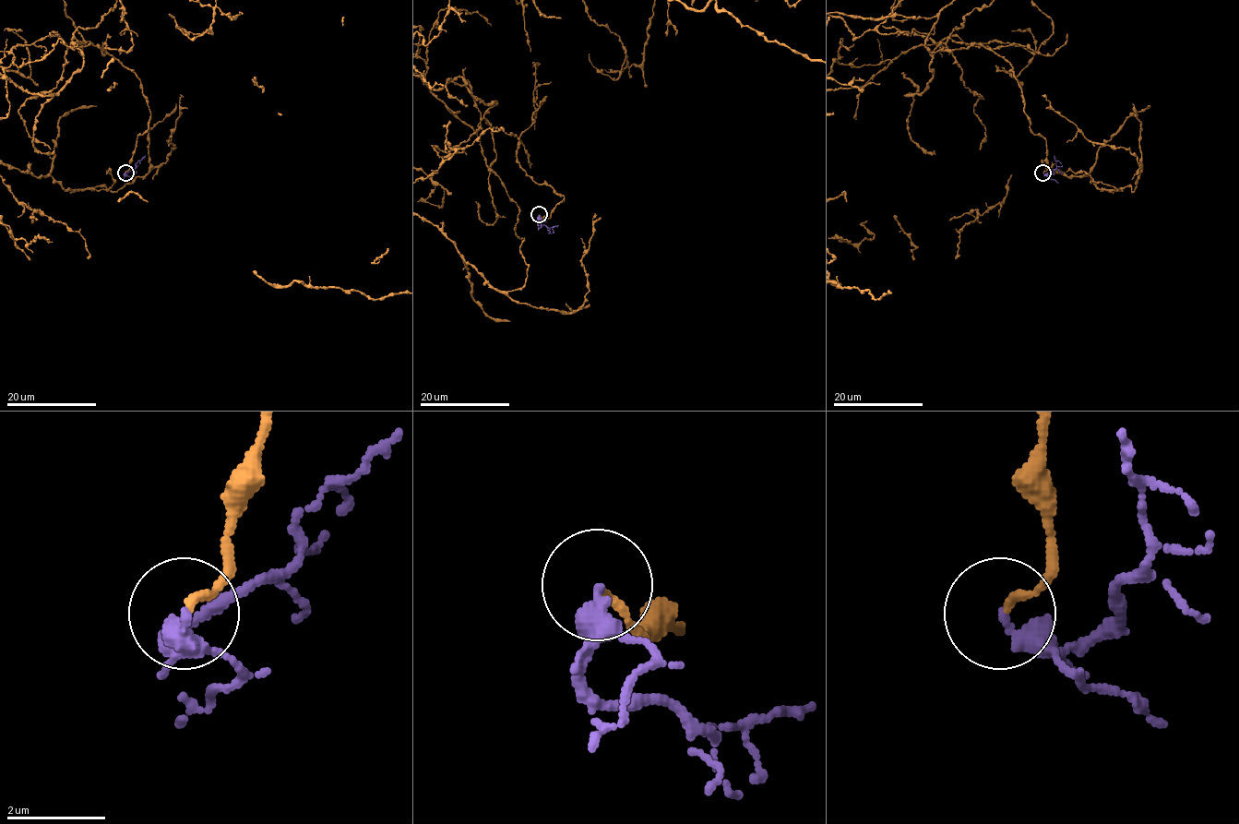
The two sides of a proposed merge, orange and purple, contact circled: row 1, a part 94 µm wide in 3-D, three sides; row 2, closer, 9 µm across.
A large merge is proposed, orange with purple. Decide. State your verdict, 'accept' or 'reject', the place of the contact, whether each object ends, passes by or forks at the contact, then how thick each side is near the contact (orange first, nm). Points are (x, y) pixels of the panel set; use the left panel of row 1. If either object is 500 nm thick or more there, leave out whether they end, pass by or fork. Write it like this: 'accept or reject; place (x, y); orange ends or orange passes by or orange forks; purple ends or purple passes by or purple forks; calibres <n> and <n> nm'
reject; place (125, 173); orange ends; purple ends; calibres 160 and 360 nm

